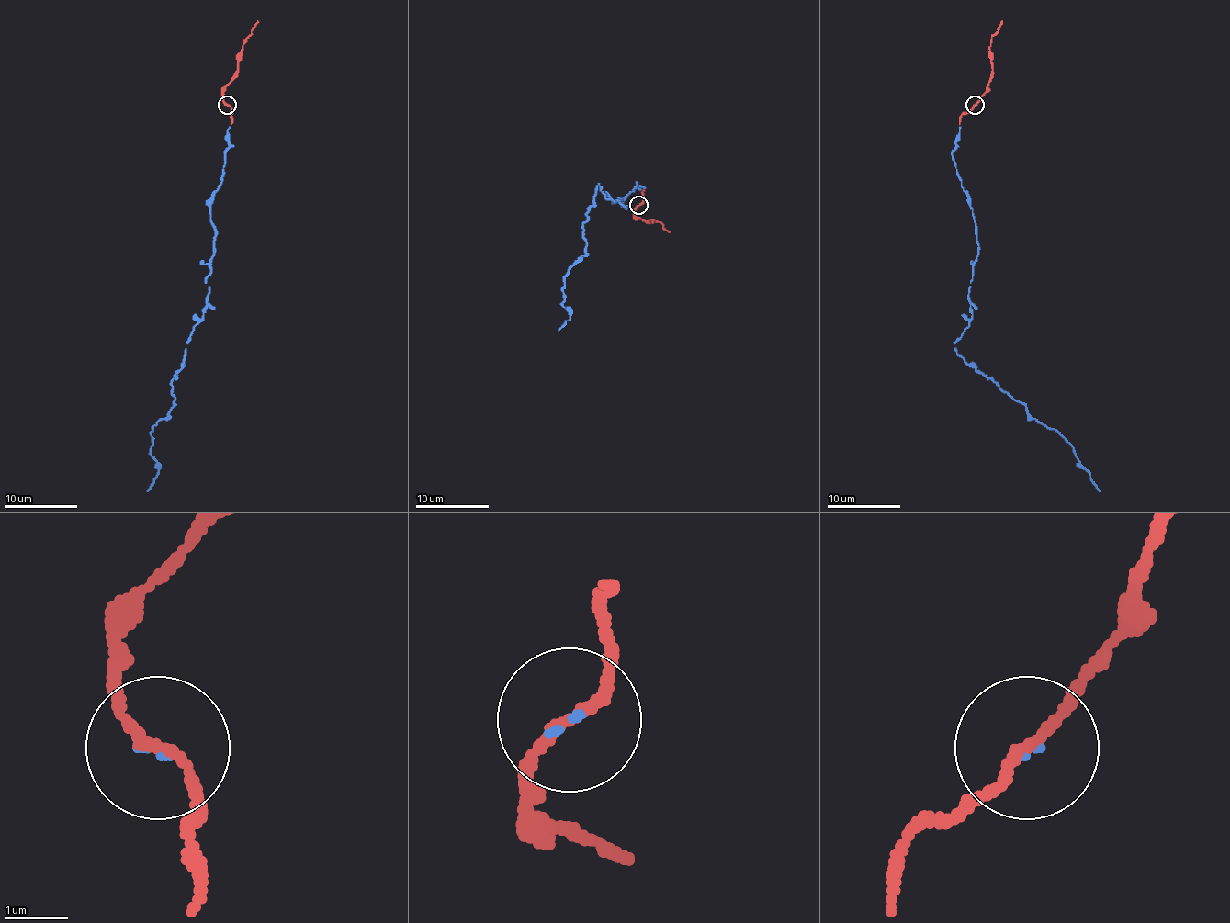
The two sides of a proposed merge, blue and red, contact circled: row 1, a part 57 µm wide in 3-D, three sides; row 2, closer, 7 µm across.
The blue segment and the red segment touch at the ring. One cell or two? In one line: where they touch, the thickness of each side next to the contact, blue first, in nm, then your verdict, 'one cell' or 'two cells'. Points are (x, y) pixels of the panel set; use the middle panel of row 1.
(638, 205) | 60/150 nm | one cell

